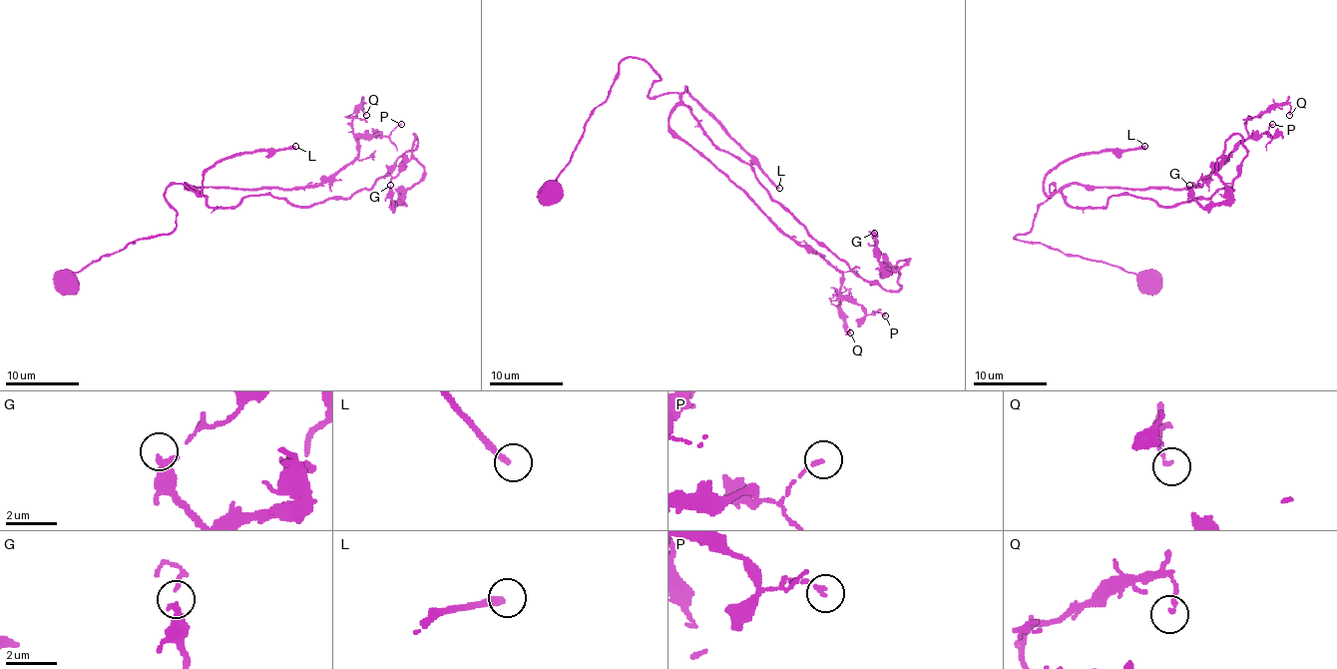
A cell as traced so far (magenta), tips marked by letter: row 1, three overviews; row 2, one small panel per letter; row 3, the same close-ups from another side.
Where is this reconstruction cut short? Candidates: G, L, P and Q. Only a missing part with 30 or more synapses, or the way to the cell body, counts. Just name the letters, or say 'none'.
L

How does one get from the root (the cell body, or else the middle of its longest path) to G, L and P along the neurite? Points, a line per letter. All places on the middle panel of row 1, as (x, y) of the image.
G: (714, 144), (744, 160), (759, 184), (857, 275), (898, 290), (896, 266), (907, 260), (885, 270), (874, 233)
L: (714, 144), (683, 103), (681, 94), (685, 86), (779, 188)
P: (714, 144), (685, 105), (672, 112), (668, 125), (683, 140), (842, 275), (842, 296), (868, 314), (885, 316)

